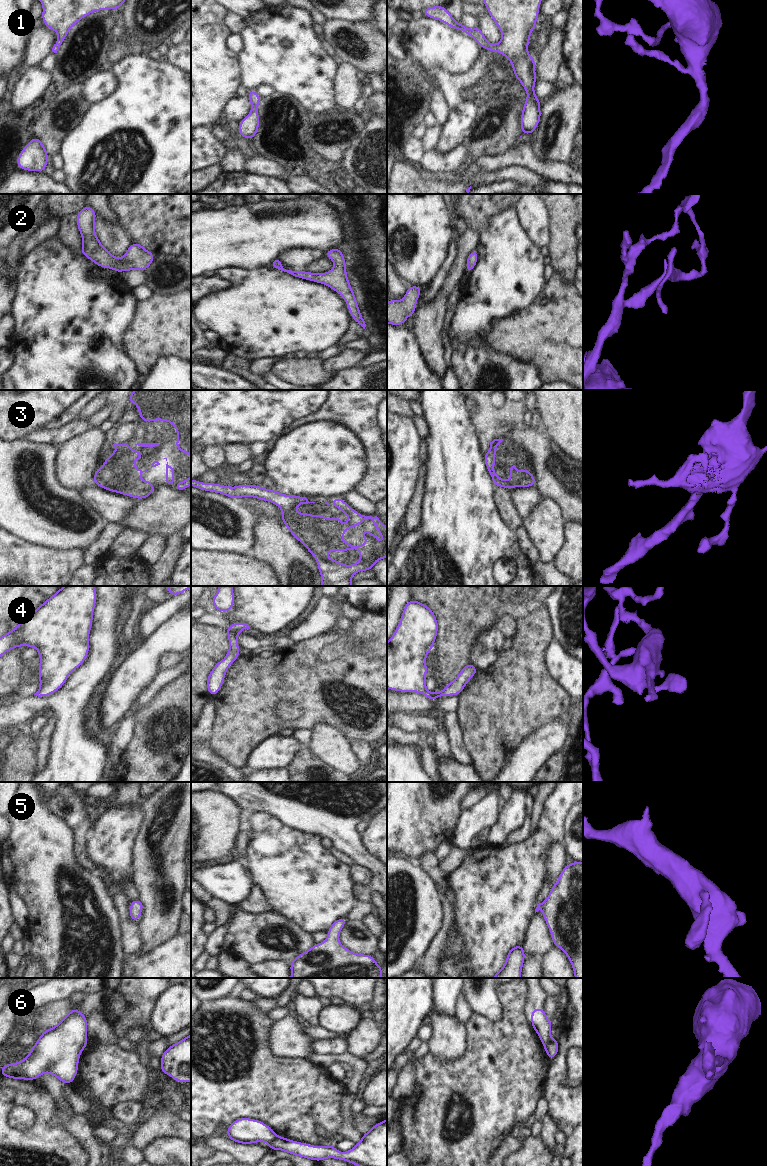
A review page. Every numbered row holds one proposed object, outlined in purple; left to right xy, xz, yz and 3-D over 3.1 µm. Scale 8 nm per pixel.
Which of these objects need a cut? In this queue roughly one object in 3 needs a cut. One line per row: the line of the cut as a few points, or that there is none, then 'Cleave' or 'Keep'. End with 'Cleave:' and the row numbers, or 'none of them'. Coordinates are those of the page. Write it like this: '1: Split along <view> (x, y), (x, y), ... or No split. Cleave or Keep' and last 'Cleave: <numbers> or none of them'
1: No split. Keep
2: No split. Keep
3: Split along xy (99, 470), (97, 473), (98, 482), (118, 492). Cleave
4: No split. Keep
5: No split. Keep
6: Split along yz (552, 1038), (544, 1048). Cleave
Cleave: 3, 6.

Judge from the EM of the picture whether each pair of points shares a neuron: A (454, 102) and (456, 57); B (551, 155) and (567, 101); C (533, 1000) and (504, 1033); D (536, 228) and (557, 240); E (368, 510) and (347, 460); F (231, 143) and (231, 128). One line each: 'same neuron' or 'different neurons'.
A: different neurons
B: same neuron
C: different neurons
D: different neurons
E: different neurons
F: same neuron

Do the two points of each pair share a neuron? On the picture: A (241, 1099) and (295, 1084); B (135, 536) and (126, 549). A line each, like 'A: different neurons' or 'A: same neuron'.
A: same neuron
B: same neuron

